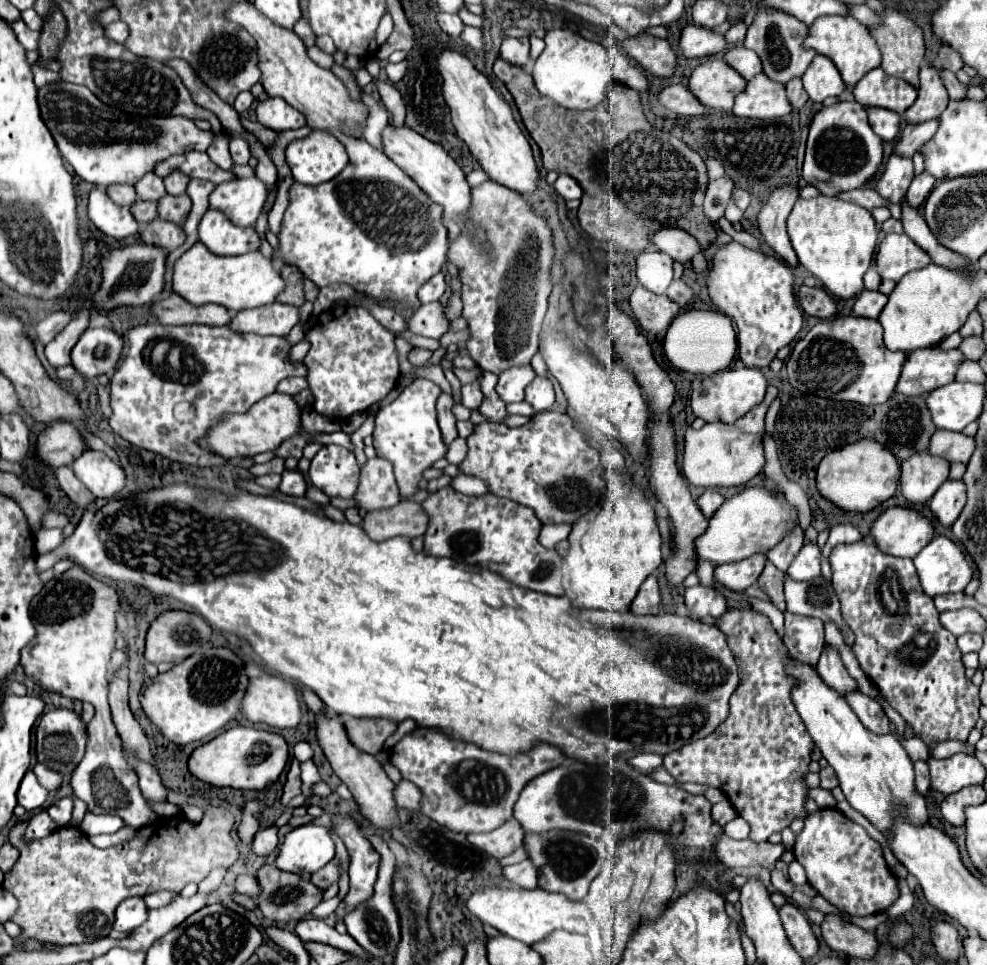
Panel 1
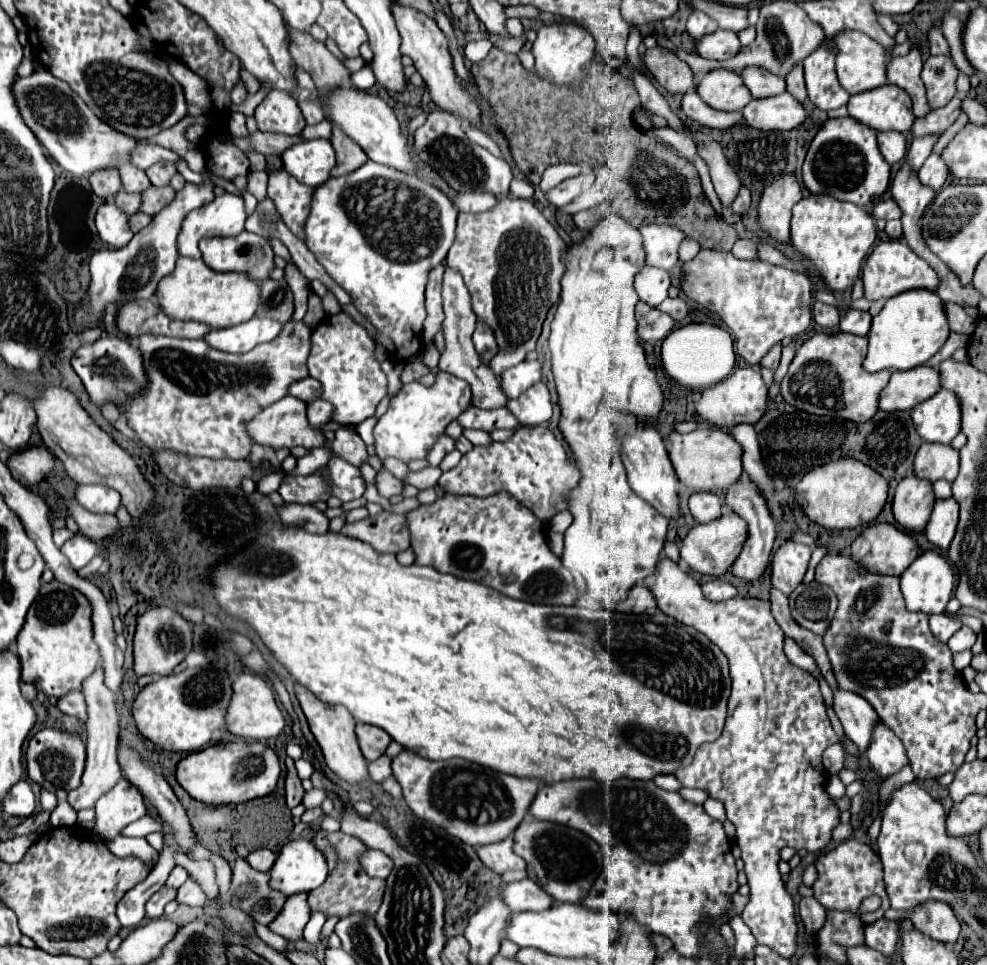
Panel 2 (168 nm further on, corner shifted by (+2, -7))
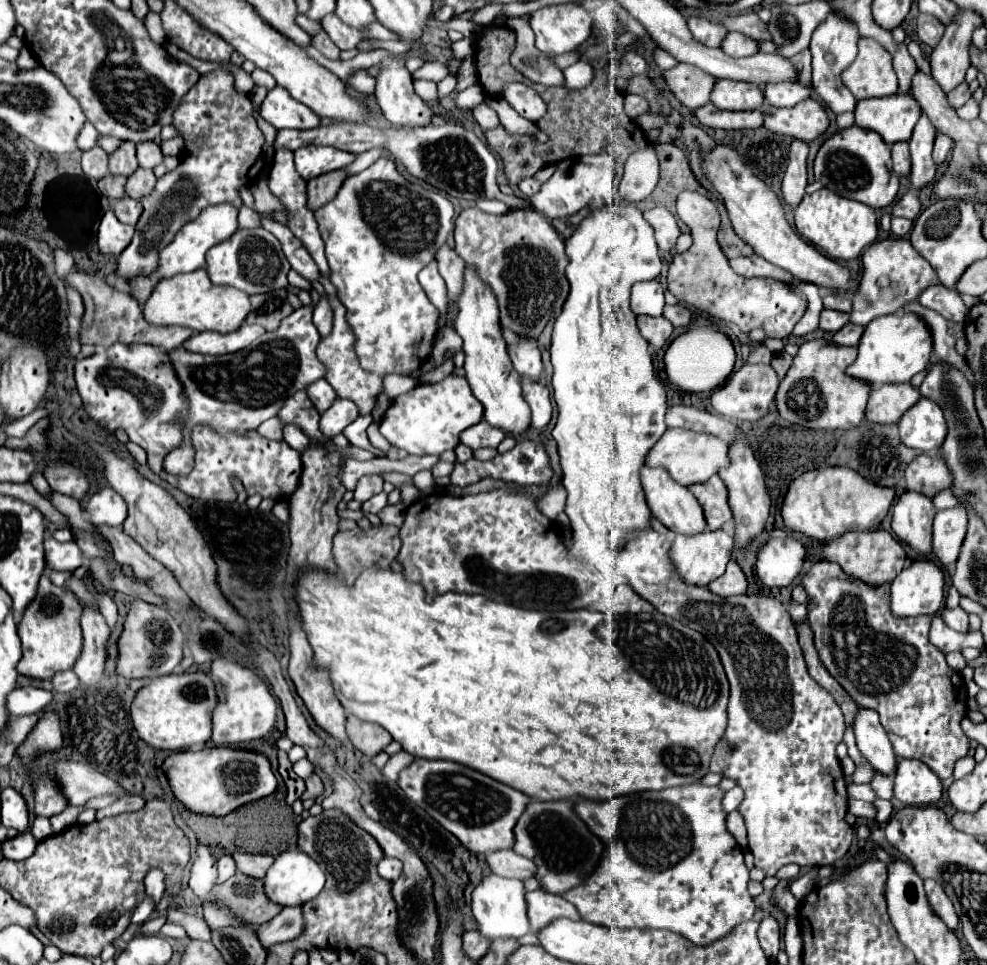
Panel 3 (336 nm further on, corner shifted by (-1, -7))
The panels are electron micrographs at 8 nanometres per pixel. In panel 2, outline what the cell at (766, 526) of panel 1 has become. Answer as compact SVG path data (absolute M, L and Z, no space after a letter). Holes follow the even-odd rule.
M724 511L722 517L710 521L708 525L696 525L688 531L688 535L682 539L680 545L680 559L700 575L720 577L726 573L726 569L730 569L730 565L738 557L746 537L748 537L746 523L742 523L742 519L736 513Z

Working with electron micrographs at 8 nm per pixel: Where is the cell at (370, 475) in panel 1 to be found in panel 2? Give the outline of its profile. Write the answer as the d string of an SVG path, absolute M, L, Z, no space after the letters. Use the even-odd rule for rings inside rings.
M382 471L382 473L378 473L378 477L376 477L376 487L378 487L378 493L382 495L382 497L392 497L392 495L400 495L402 493L402 489L404 489L404 483L400 481L400 479L396 479L390 471Z

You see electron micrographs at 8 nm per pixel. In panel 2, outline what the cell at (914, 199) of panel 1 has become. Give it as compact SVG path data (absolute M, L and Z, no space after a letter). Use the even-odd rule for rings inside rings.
M932 153L924 165L918 171L918 177L922 183L926 183L928 187L932 187L934 191L940 191L942 185L948 181L948 167L942 161L942 157L938 153Z

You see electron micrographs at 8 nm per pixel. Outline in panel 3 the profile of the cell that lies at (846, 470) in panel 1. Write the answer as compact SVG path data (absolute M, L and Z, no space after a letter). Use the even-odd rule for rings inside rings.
M849 467L813 469L797 477L783 499L781 515L791 531L799 531L817 541L829 541L849 531L869 531L887 515L895 497L895 489L869 483Z

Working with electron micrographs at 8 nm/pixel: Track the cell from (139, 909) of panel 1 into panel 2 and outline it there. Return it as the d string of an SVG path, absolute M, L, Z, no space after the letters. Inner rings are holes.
M156 811L150 813L154 819L158 819L164 825L164 851L160 853L160 859L156 863L156 867L150 871L150 875L138 883L134 889L130 889L122 901L118 903L118 919L122 923L122 927L136 927L140 925L140 921L146 917L146 903L148 899L160 891L160 887L166 883L174 863L174 851L178 849L174 835L170 831L170 827L166 827L166 823L156 815Z

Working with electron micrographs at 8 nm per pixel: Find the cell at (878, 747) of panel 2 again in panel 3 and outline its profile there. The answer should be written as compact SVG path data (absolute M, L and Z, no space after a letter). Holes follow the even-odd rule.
M899 757L893 777L895 797L905 805L933 805L943 795L937 775L917 759Z

